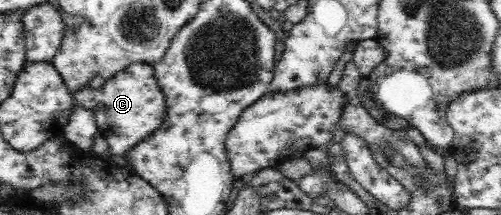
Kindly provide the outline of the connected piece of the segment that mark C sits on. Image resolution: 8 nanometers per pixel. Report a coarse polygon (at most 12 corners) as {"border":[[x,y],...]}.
{"border":[[148,63],[129,64],[73,99],[94,113],[108,162],[126,154],[166,116]]}

